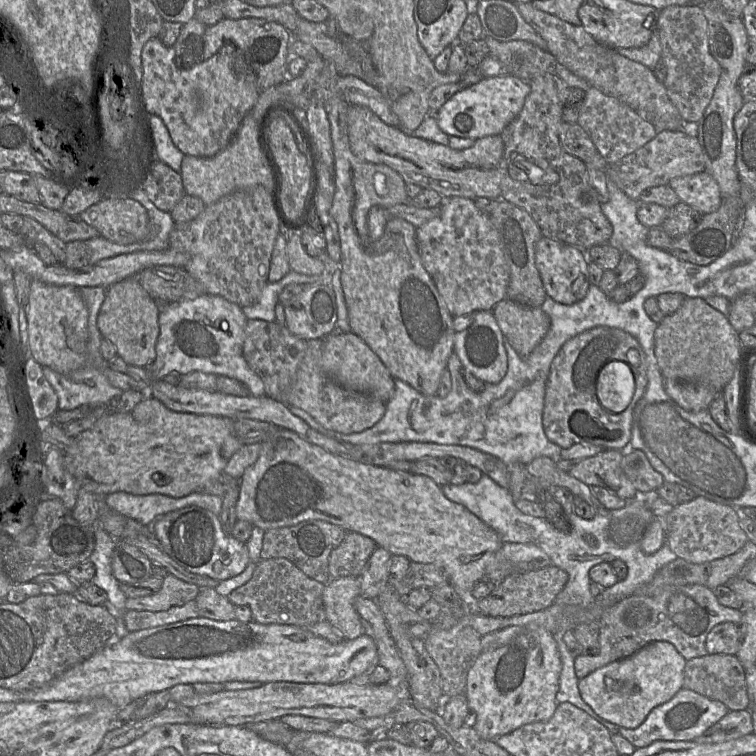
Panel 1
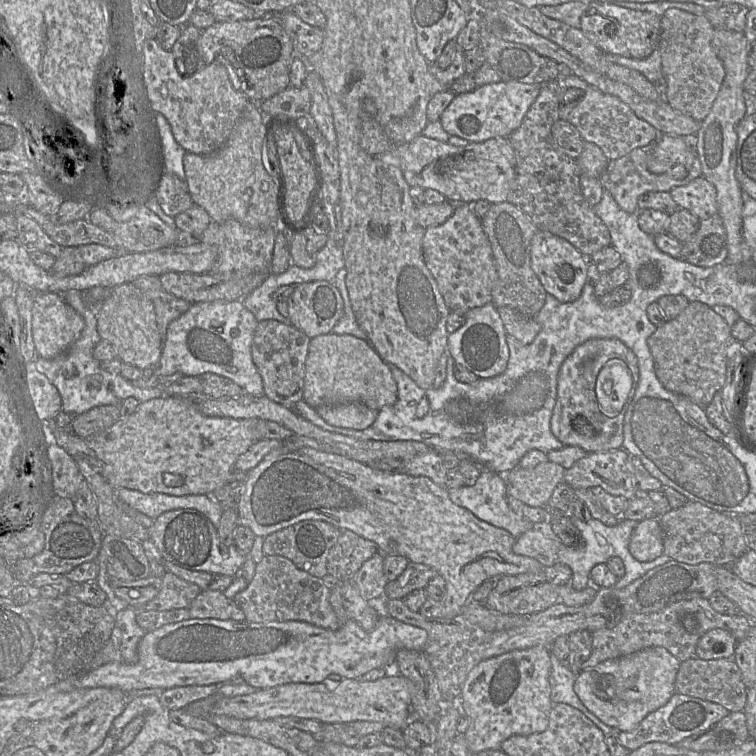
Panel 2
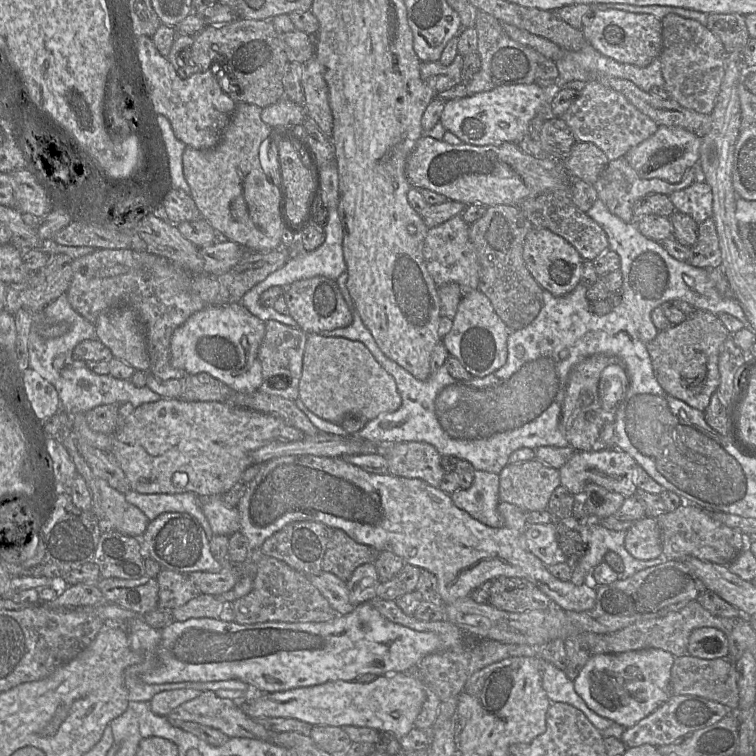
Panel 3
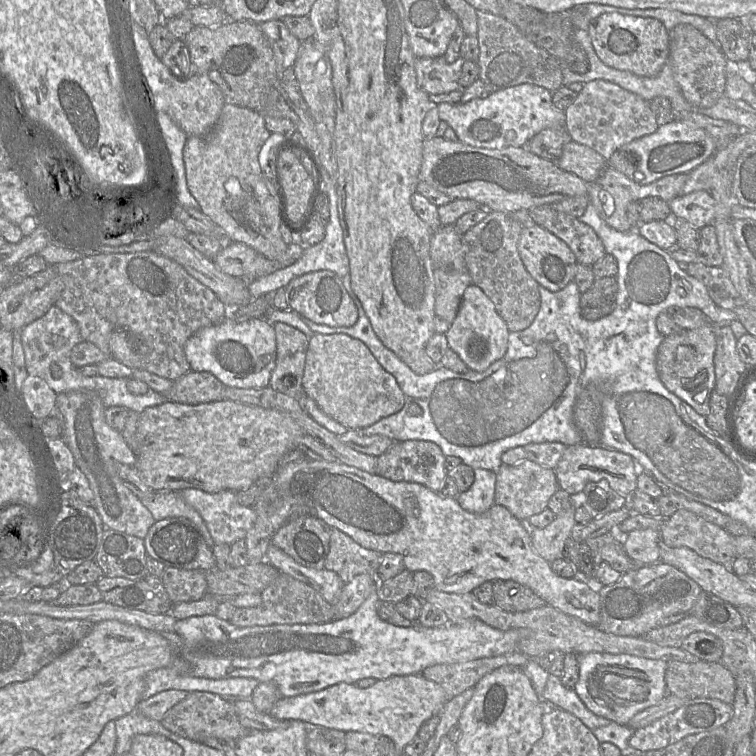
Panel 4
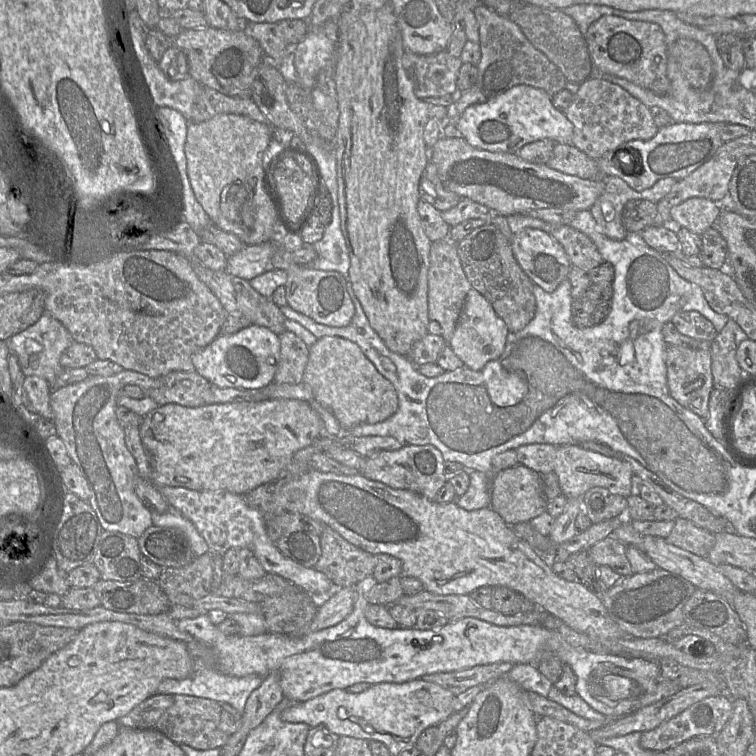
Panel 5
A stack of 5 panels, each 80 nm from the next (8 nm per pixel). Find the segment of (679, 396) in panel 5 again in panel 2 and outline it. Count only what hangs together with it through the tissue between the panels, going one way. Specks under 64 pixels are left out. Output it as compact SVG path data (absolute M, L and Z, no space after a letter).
M693 301L674 319L658 326L647 344L655 374L668 391L706 407L726 381L729 346L734 342L731 326L710 306Z

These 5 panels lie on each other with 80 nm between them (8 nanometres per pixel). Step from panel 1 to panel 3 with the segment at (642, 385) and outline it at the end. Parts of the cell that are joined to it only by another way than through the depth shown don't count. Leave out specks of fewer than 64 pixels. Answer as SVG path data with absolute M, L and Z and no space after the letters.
M595 354L581 360L570 371L562 403L559 429L575 451L599 451L613 447L615 429L615 411L605 411L598 394L598 383L602 371L611 364L620 363L618 357L607 354Z

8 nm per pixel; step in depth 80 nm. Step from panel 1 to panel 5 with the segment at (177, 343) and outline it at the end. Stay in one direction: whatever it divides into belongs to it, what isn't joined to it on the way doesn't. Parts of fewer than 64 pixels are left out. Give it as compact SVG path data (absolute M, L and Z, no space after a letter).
M251 324L235 334L217 336L191 360L195 371L215 387L260 389L273 382L280 363L280 340L270 329Z

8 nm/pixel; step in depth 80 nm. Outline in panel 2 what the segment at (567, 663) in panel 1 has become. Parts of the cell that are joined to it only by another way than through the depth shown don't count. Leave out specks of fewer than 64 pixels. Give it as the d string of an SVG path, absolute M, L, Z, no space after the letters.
M550 652L551 671L549 682L551 700L554 704L566 703L580 710L589 718L605 736L617 736L621 731L606 725L582 703L574 690L576 675L567 666L561 664L557 657Z

